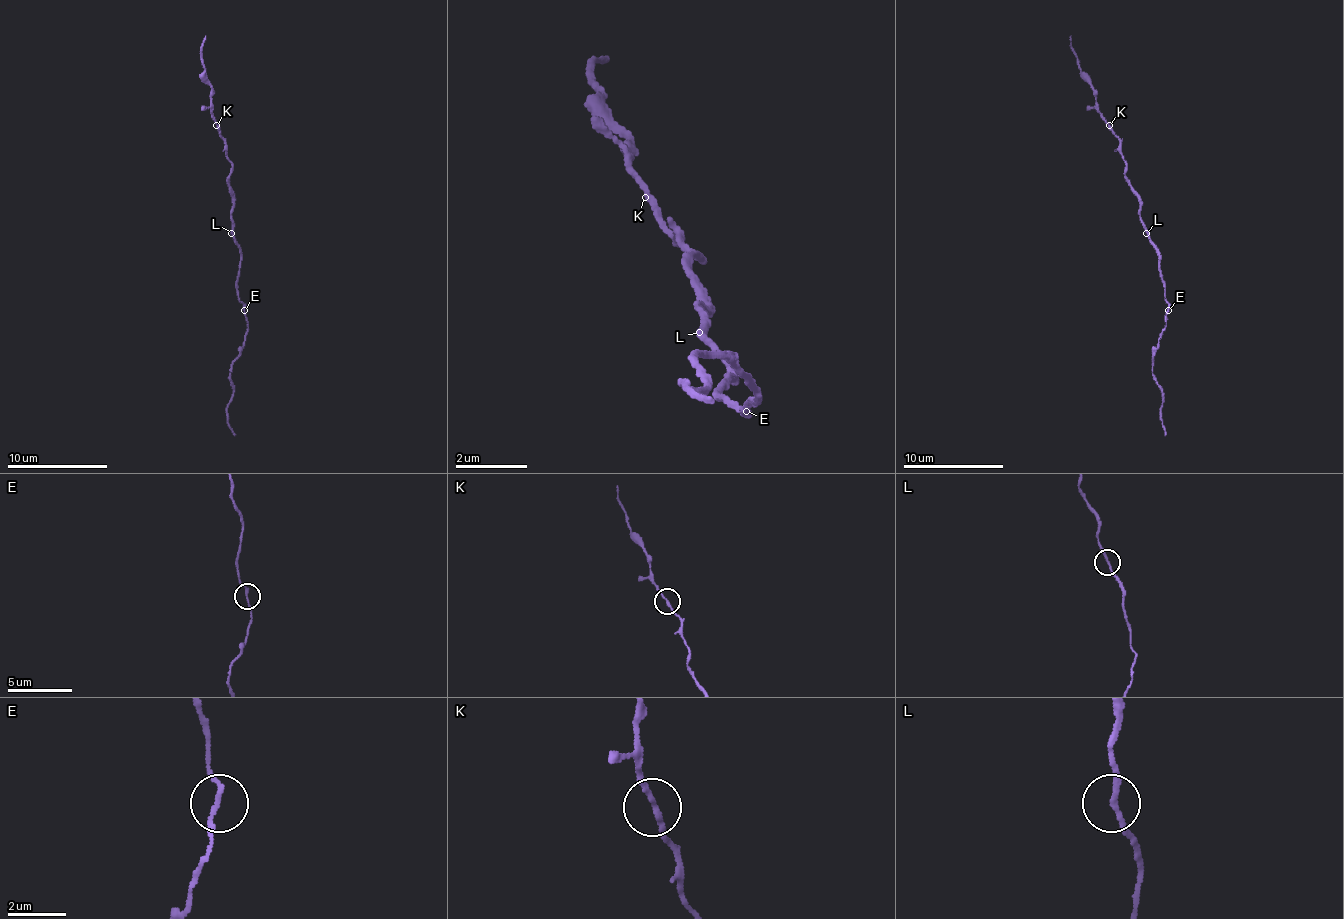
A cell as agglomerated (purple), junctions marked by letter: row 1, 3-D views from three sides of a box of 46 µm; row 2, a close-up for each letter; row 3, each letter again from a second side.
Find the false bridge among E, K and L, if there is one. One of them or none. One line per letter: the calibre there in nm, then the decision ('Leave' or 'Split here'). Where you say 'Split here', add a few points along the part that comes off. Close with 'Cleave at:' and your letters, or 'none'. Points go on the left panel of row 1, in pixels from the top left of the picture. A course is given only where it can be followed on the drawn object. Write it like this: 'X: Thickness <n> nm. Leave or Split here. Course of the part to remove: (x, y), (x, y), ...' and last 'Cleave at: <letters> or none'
E: Thickness 170 nm. Leave
K: Thickness 160 nm. Leave
L: Thickness 180 nm. Leave
Cleave at: none

